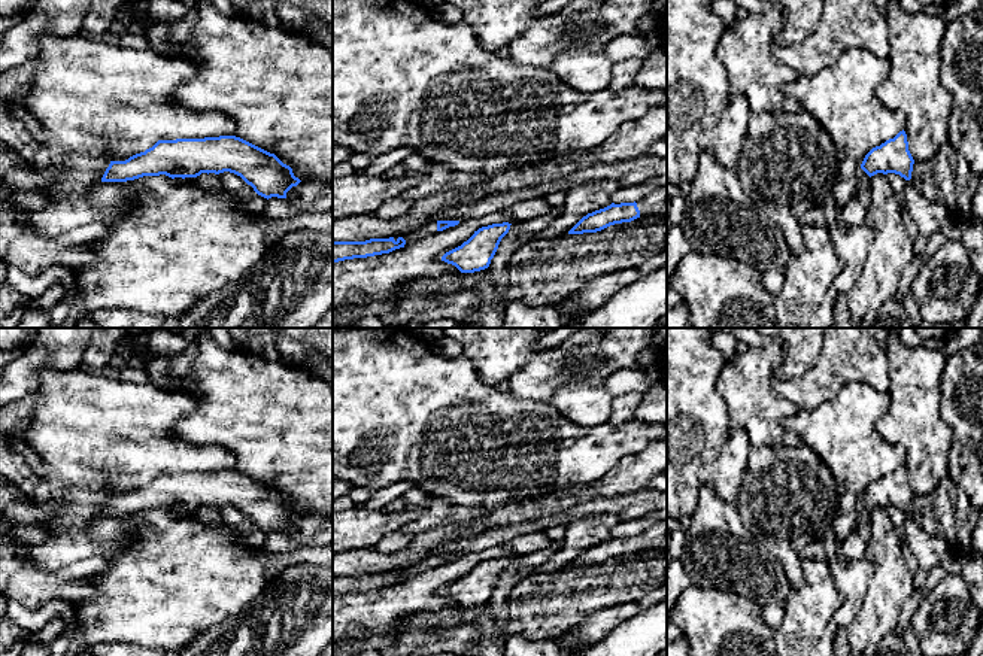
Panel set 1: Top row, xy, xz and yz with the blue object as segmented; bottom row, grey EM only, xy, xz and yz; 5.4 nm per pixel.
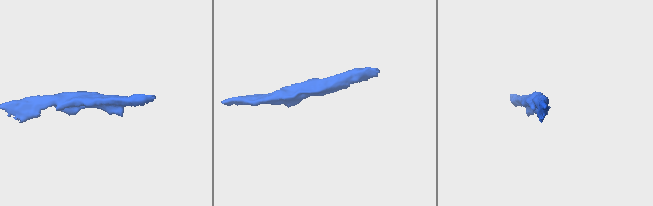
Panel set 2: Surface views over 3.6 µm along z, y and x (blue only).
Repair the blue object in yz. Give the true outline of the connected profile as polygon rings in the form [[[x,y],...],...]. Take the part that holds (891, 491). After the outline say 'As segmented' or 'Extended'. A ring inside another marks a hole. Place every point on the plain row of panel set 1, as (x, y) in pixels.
[[[905,465],[873,482],[864,492],[861,502],[871,511],[877,507],[895,507],[905,514],[911,513],[914,493],[908,485]]]. As segmented

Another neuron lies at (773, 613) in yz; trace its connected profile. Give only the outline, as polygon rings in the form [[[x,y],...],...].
[[[771,602],[765,607],[762,607],[762,620],[770,628],[776,629],[783,620],[783,614],[785,614],[785,605],[783,604]]]

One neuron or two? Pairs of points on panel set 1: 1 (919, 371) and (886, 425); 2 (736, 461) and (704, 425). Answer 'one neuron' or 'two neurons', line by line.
1: one neuron
2: two neurons

